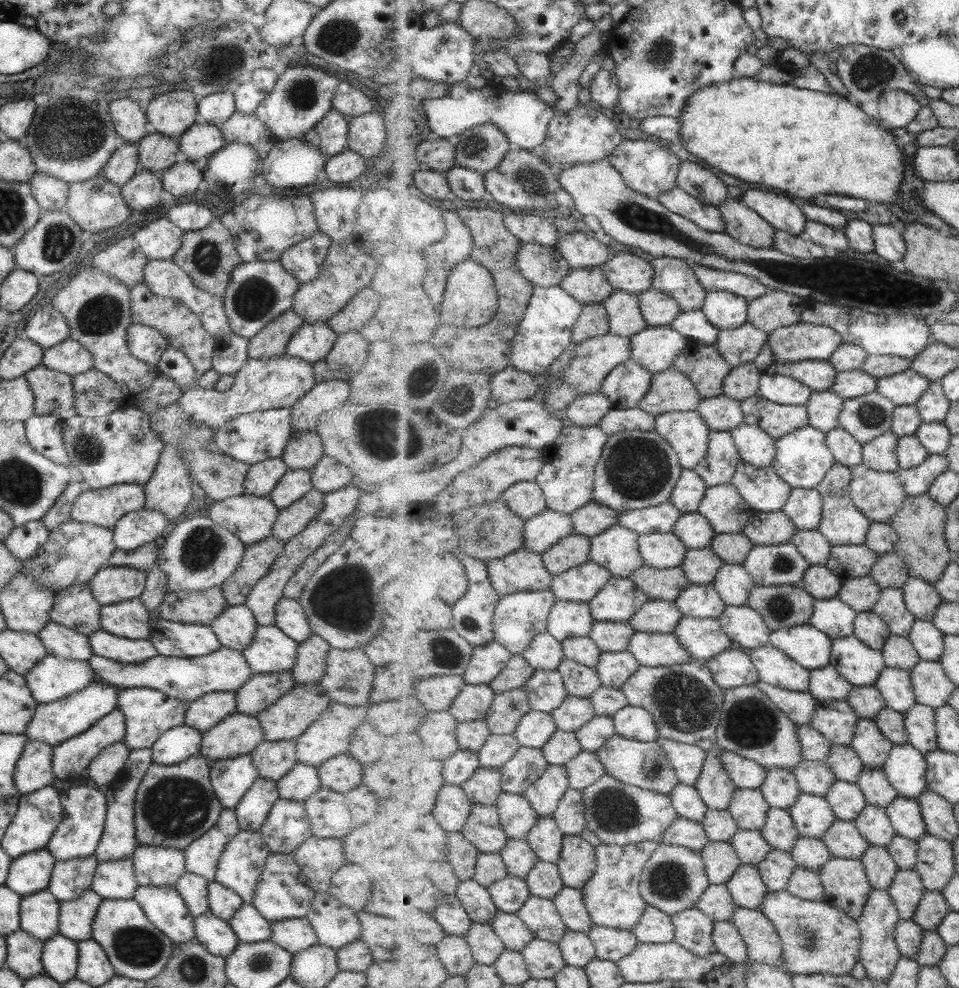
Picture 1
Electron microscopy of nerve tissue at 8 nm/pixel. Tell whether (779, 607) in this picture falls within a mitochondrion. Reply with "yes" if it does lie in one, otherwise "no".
yes

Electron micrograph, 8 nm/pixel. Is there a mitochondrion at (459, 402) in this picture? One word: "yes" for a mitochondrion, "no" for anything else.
yes

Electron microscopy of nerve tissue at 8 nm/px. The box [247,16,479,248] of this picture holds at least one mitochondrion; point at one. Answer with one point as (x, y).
(301, 93)

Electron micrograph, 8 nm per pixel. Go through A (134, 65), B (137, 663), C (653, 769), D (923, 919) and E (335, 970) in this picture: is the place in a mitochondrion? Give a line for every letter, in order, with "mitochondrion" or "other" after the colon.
A: other
B: other
C: mitochondrion
D: other
E: other

